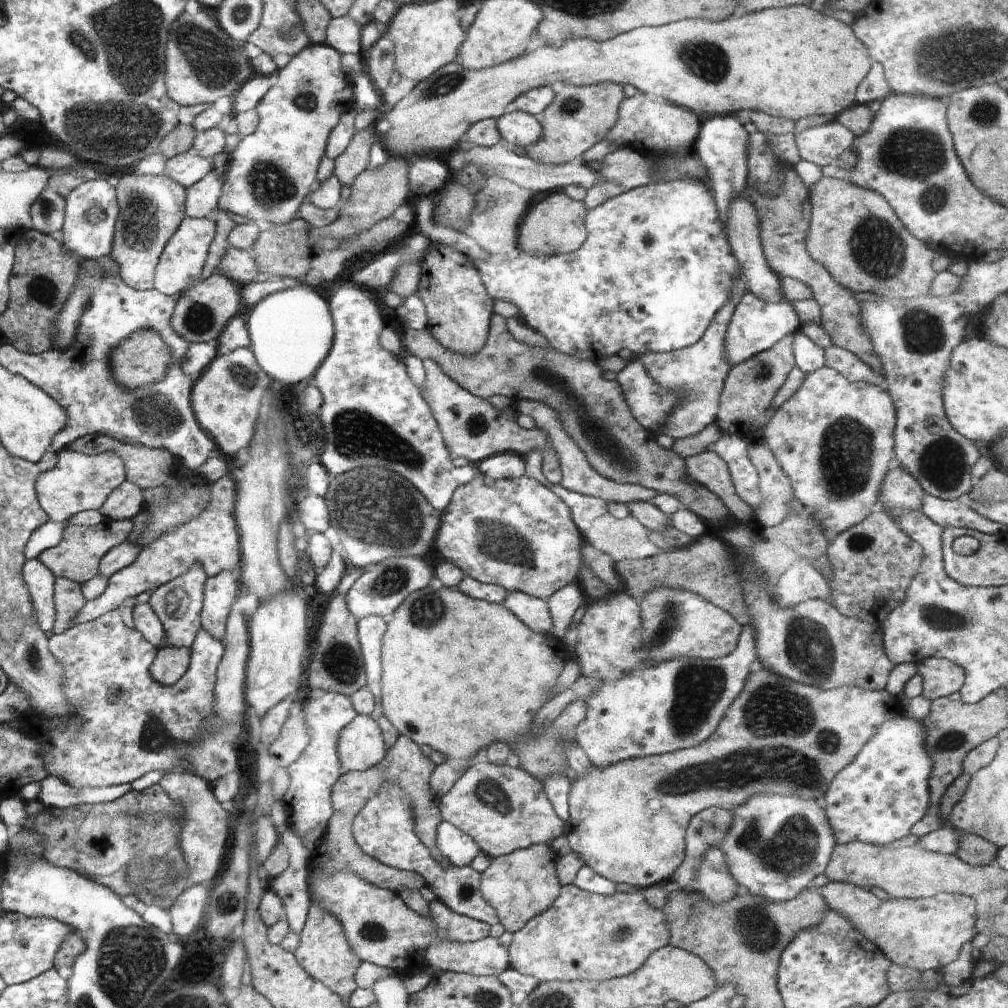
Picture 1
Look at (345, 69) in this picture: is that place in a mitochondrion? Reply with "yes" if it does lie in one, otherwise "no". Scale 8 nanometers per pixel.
no

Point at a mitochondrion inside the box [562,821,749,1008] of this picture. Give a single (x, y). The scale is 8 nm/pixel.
(627, 930)

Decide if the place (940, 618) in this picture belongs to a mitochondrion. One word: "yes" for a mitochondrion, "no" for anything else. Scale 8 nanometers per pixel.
yes

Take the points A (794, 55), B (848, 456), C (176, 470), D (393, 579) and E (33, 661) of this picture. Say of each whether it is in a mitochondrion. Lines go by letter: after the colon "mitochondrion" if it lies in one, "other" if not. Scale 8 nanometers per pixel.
A: other
B: mitochondrion
C: other
D: mitochondrion
E: mitochondrion

